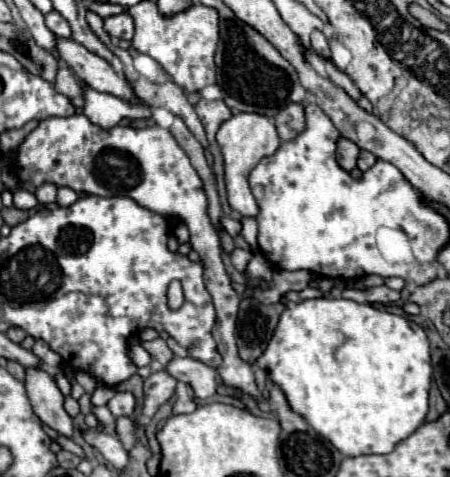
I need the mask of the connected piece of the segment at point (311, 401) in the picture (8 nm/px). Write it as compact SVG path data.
M316 298L316 300L302 300L296 306L286 308L278 320L278 326L276 326L270 342L268 342L268 348L258 358L256 364L262 370L266 370L268 382L274 382L286 394L290 408L296 414L300 414L302 418L306 418L306 422L318 434L322 434L326 440L330 440L330 444L336 450L340 450L344 456L388 454L390 450L394 450L394 446L398 446L398 442L406 440L420 426L420 422L424 422L424 418L428 414L428 390L430 390L430 380L432 380L432 364L430 364L430 348L428 348L426 332L422 330L422 326L418 326L414 322L410 326L410 322L406 318L396 316L396 314L388 314L384 310L370 306L370 304L358 304L354 300L344 300L344 298L338 298L338 300L336 298Z

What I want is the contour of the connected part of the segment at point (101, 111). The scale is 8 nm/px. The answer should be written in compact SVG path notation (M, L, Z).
M84 84L84 114L98 126L102 126L104 130L110 130L114 126L120 124L122 118L150 118L152 116L152 108L148 104L130 104L126 100L114 98L112 94L104 94L98 92L90 86Z

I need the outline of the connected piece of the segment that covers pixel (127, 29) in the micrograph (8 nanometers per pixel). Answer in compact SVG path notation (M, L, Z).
M118 14L118 16L110 16L104 20L104 30L114 38L132 40L134 24L132 24L132 18L128 14Z

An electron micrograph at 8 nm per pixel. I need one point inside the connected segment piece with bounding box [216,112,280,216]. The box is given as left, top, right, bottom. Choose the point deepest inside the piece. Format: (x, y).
(245, 139)

